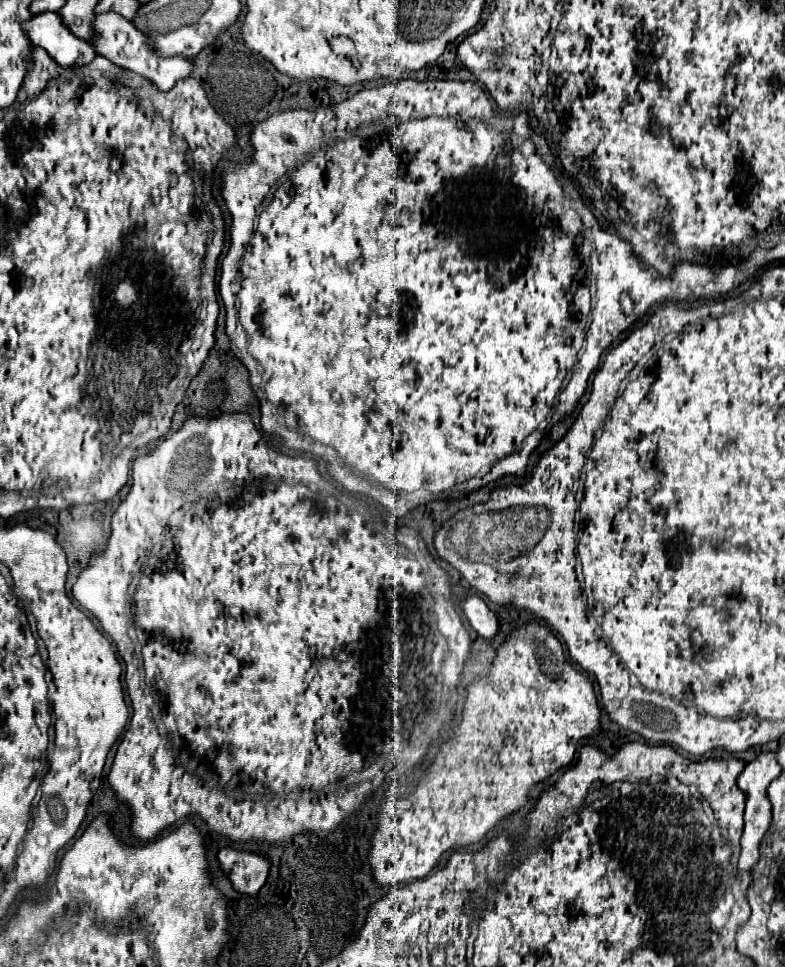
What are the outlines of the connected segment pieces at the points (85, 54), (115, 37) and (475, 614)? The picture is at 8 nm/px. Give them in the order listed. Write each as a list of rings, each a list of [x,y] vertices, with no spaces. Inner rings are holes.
[[[40,13],[24,21],[24,35],[34,47],[42,47],[62,67],[88,65],[96,57],[92,55],[88,41],[82,41],[64,29],[56,13]]]
[[[112,13],[96,15],[92,21],[92,31],[94,33],[88,41],[92,43],[96,55],[106,57],[120,69],[132,71],[132,73],[148,79],[150,83],[154,83],[158,87],[158,91],[170,91],[174,87],[174,83],[178,79],[186,79],[188,71],[192,69],[190,59],[180,59],[180,57],[156,59],[156,55],[152,55],[152,51],[148,51],[148,47],[144,47],[144,37],[140,35],[140,31],[136,31],[136,27],[132,27],[132,21],[120,19],[120,15],[112,15]]]
[[[468,595],[466,599],[462,599],[460,609],[466,615],[468,623],[472,625],[472,629],[478,631],[482,637],[490,639],[496,635],[498,631],[496,615],[488,609],[488,605],[478,595]]]

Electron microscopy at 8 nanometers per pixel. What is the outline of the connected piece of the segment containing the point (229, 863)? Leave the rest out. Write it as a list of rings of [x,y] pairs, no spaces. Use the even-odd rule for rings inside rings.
[[[224,847],[218,853],[218,861],[224,873],[230,873],[230,881],[234,889],[246,895],[256,895],[260,887],[266,883],[270,871],[268,857],[234,847]]]

